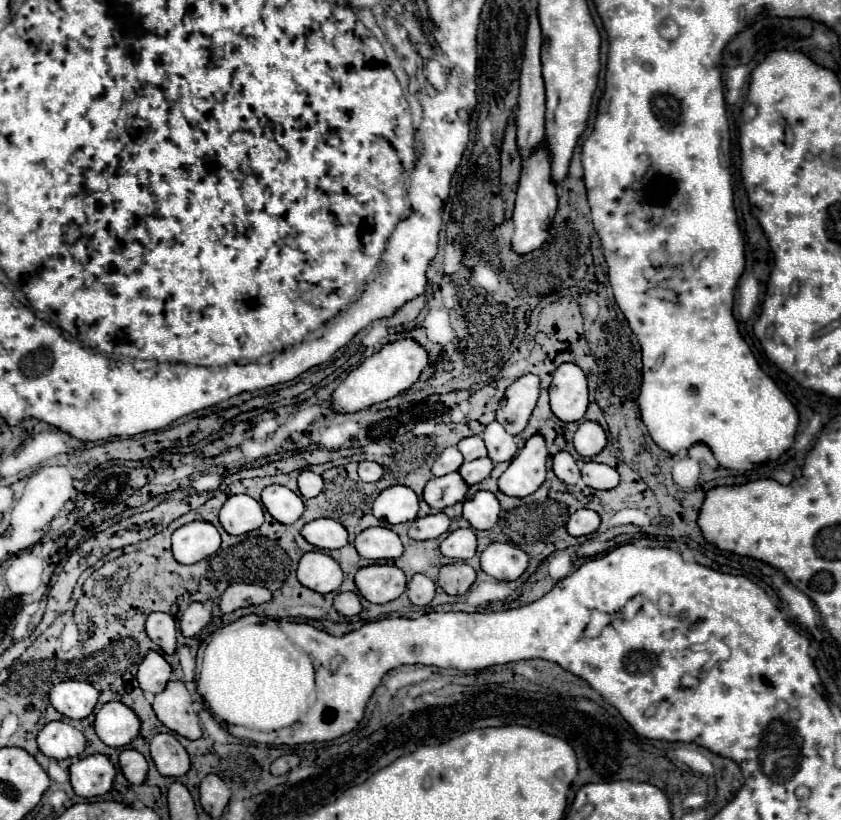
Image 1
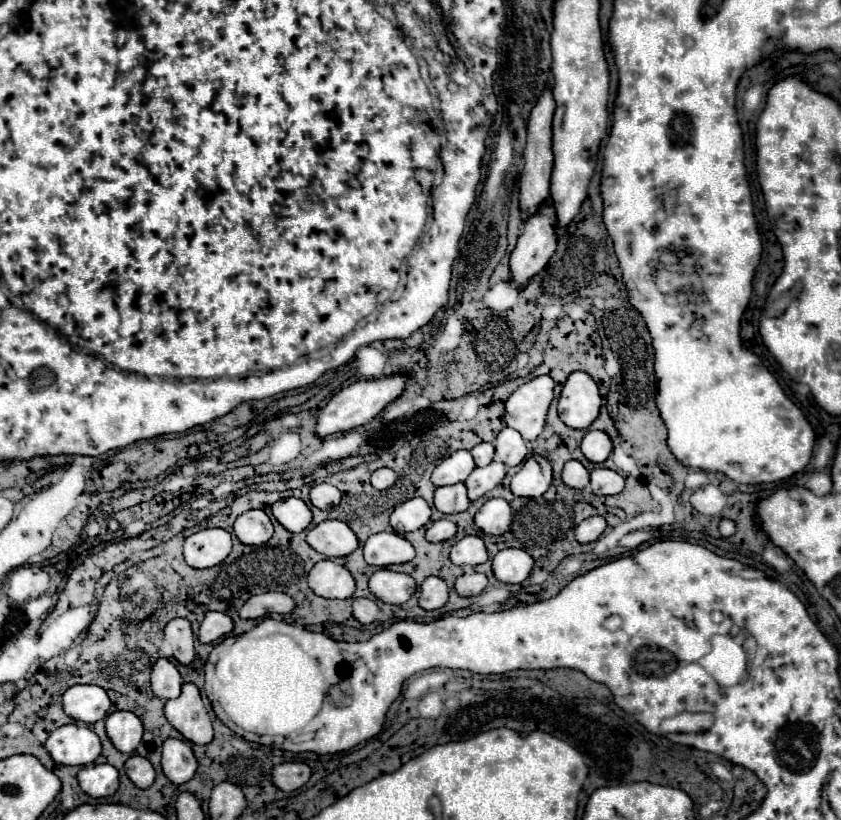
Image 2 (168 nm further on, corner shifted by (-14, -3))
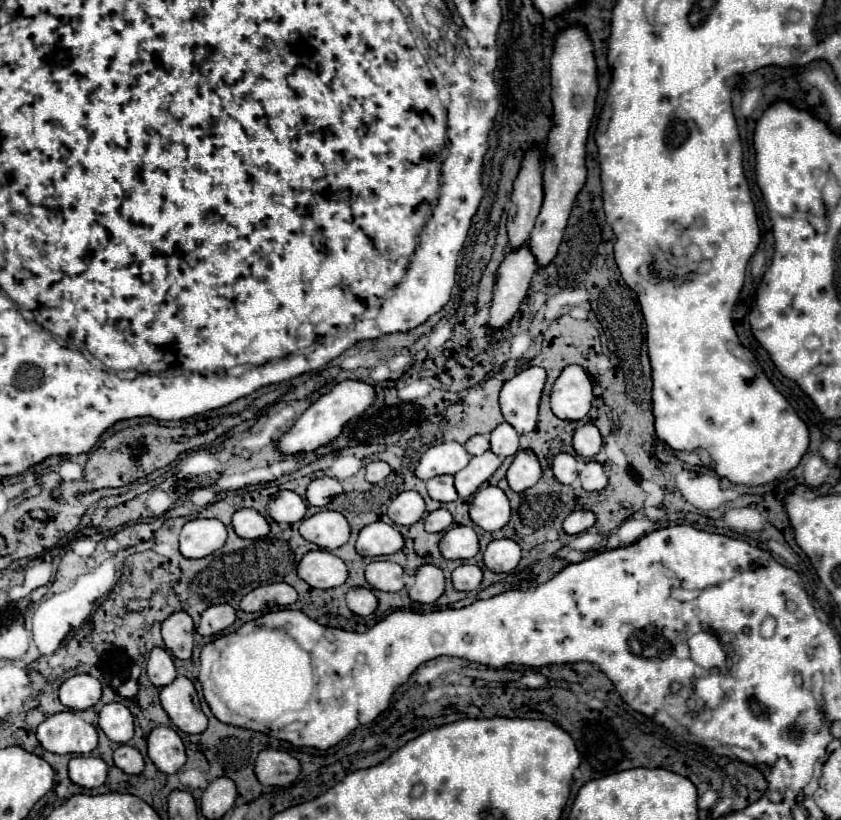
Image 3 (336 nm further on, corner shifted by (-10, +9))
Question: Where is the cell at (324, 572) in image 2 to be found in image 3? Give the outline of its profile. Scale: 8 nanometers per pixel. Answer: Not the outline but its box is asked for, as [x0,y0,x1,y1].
[298,551,348,589]

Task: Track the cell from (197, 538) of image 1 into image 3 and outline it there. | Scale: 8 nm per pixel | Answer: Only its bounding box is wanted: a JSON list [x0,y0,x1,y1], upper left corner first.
[180,519,226,559]

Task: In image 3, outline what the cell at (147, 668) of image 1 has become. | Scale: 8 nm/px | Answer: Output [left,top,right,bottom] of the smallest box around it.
[146,647,176,687]

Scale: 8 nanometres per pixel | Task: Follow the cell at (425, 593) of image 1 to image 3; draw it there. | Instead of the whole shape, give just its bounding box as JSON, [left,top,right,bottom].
[408,565,444,605]

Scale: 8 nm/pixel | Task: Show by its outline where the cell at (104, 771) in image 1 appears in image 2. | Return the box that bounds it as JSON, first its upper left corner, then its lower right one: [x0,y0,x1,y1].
[78,765,120,797]

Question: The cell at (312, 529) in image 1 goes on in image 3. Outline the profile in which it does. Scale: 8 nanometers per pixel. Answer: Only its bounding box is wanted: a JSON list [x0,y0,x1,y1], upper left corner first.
[298,511,350,549]

